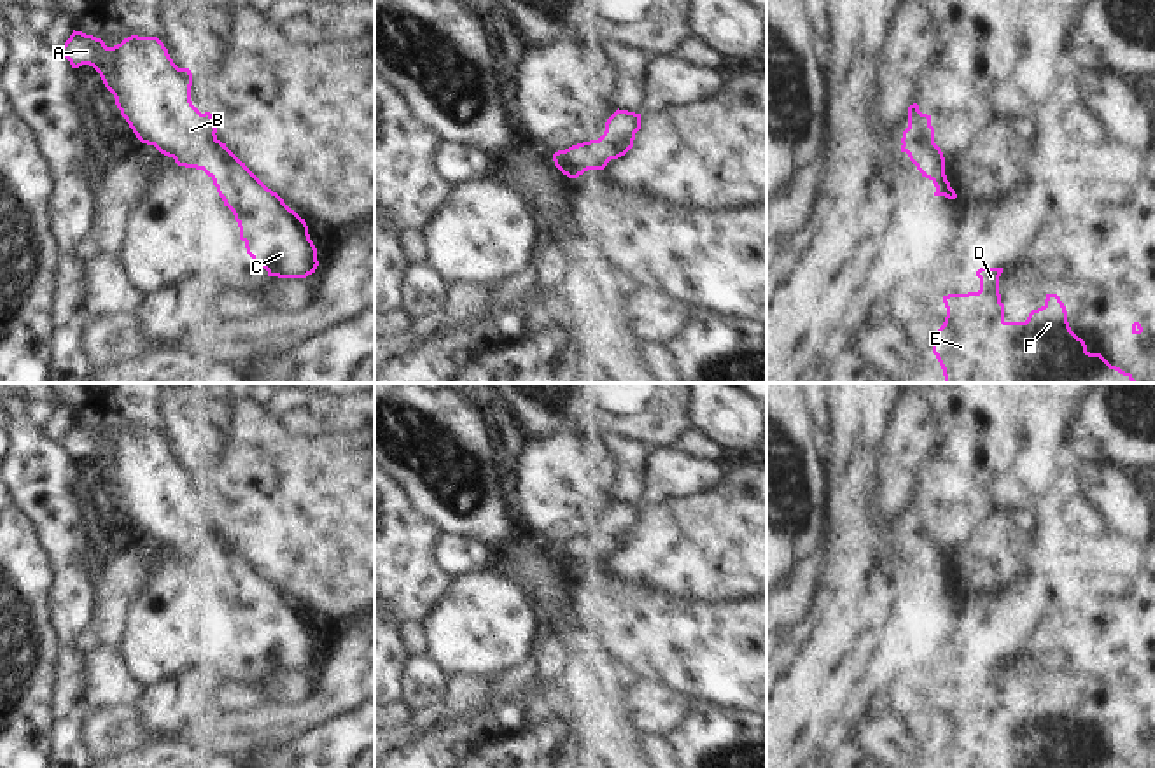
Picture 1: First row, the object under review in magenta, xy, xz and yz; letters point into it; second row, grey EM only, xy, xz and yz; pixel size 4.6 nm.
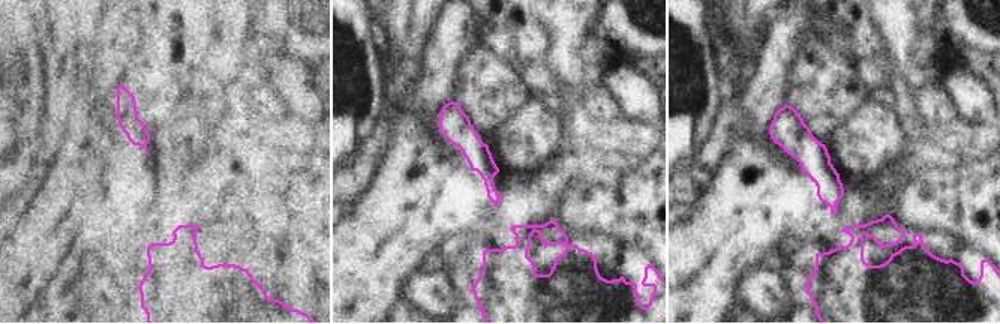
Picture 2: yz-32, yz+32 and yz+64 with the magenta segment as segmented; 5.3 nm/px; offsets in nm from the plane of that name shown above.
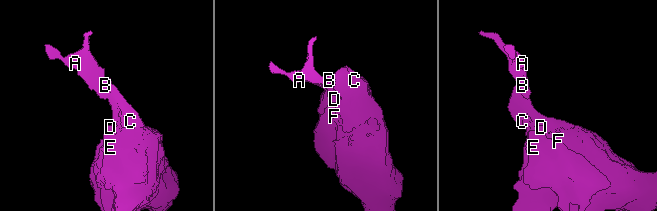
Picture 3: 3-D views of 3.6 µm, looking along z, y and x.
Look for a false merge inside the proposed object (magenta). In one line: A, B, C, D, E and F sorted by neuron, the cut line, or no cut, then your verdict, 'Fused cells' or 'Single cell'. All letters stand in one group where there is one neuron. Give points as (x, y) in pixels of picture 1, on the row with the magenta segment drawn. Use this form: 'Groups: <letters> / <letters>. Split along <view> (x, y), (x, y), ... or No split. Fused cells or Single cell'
Groups: A B C D E F. No split. Single cell

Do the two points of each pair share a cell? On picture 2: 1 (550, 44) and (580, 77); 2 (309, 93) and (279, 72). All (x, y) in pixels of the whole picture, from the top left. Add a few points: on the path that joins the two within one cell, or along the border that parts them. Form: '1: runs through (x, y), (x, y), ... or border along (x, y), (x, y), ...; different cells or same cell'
1: border along (571, 71), (561, 83); different cells
2: runs through (302, 93), (287, 80); same cell

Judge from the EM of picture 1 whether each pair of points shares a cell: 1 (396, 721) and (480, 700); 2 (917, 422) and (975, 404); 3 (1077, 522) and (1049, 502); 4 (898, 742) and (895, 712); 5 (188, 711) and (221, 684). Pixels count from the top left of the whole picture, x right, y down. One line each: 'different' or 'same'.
1: different
2: different
3: same
4: different
5: same

